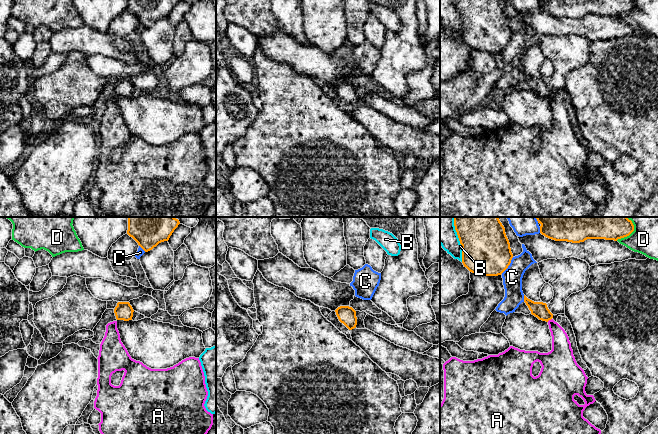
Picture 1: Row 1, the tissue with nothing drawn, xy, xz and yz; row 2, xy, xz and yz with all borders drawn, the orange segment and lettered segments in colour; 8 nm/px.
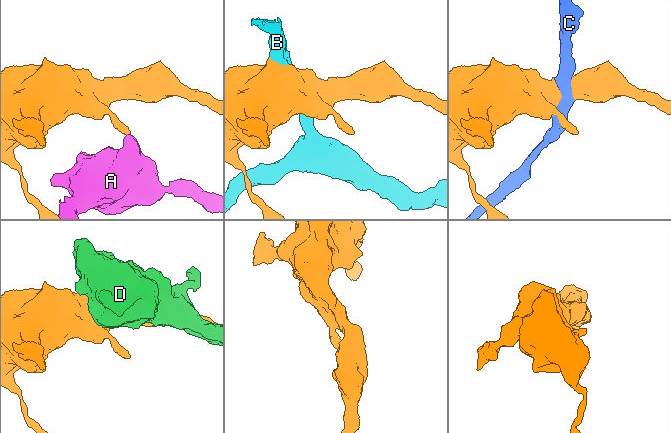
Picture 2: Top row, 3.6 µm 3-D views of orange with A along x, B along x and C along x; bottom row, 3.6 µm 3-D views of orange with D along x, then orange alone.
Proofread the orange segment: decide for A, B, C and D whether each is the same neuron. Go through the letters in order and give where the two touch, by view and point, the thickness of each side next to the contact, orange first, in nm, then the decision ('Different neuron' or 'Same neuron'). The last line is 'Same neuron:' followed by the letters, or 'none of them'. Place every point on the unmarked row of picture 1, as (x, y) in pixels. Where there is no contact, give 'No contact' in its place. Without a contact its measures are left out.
A: Touches orange at yz (549, 95). Thickness 130 nm (orange) against 160 nm. Different neuron
B: Touches orange at yz (460, 19). Thickness 380 nm (orange) against 180 nm. Different neuron
C: Touches orange at yz (509, 40). Thickness 380 nm (orange) against 160 nm. Different neuron
D: Touches orange at yz (627, 11). Thickness 130 nm (orange) against 220 nm. Different neuron
Same neuron: none of them

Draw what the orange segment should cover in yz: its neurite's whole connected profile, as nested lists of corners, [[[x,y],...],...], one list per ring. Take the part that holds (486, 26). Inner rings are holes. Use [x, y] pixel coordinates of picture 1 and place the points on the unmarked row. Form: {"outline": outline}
{"outline": [[[454,0],[462,21],[462,39],[483,52],[501,51],[513,34],[502,0]]]}

